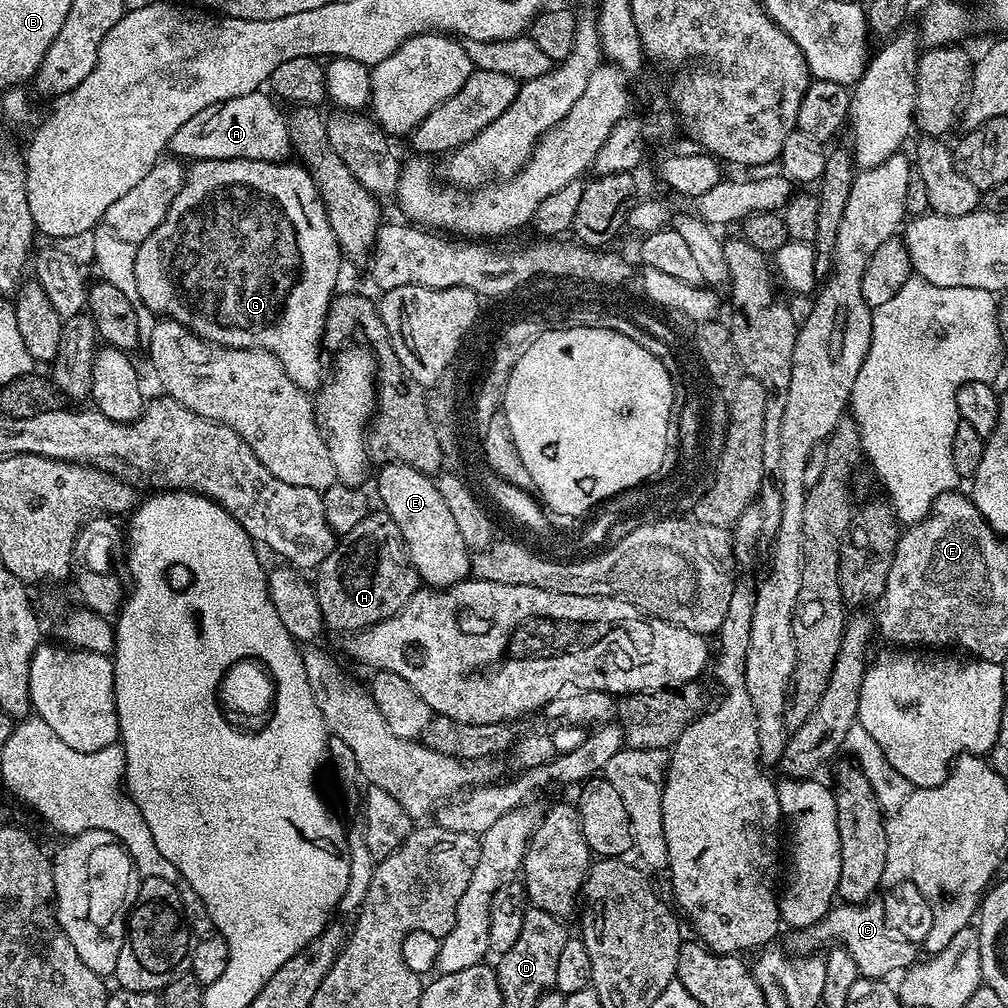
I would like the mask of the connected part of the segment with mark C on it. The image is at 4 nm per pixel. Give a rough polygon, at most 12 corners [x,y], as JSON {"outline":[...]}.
{"outline":[[913,884],[887,902],[840,902],[787,947],[812,954],[835,942],[861,976],[882,980],[921,959],[932,907]]}

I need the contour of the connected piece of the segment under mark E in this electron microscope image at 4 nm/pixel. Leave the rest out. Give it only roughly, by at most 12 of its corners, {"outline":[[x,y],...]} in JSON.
{"outline":[[385,464],[379,507],[427,587],[469,579],[472,557],[435,479]]}

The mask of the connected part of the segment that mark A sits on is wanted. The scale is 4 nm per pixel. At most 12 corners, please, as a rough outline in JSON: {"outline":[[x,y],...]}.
{"outline":[[264,90],[194,114],[170,145],[188,162],[287,161],[285,113]]}

